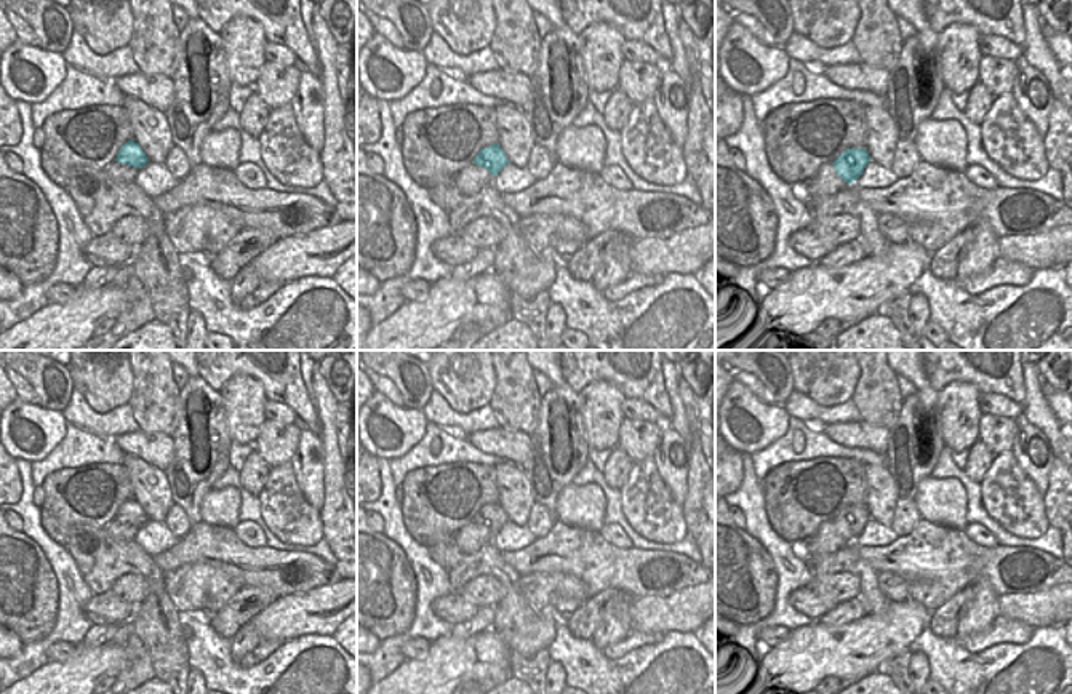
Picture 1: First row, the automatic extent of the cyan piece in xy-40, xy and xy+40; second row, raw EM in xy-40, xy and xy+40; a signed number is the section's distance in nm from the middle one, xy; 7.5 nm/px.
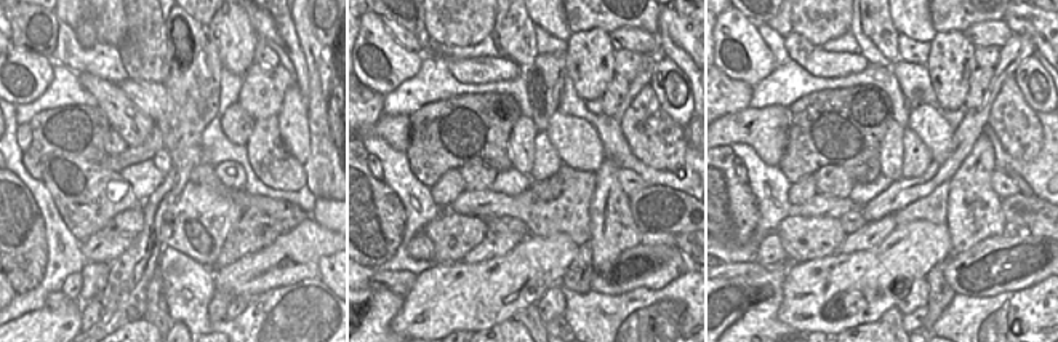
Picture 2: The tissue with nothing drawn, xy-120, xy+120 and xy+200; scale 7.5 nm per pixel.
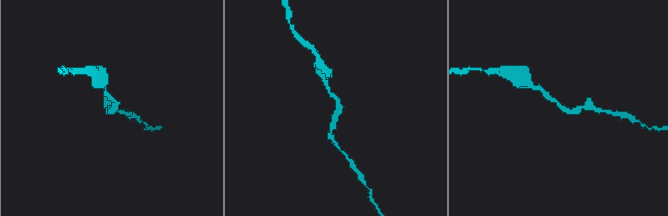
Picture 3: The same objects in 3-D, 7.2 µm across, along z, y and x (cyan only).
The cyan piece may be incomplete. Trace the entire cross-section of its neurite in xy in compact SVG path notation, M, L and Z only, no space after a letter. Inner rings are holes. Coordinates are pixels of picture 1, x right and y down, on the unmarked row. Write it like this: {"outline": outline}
{"outline": "M493 502L482 507L474 517L474 521L486 526L493 534L496 534L509 521L509 518L499 502Z"}

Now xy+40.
{"outline": "M846 507L832 521L837 532L848 542L853 542L864 529L870 515L866 507Z"}

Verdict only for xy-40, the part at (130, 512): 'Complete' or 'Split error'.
Complete.

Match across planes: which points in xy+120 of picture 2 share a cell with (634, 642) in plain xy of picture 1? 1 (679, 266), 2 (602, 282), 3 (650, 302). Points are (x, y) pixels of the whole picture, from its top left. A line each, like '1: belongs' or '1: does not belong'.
1: belongs
2: belongs
3: does not belong

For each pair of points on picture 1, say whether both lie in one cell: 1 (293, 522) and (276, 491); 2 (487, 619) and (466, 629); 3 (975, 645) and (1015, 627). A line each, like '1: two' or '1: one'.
1: one
2: one
3: one

